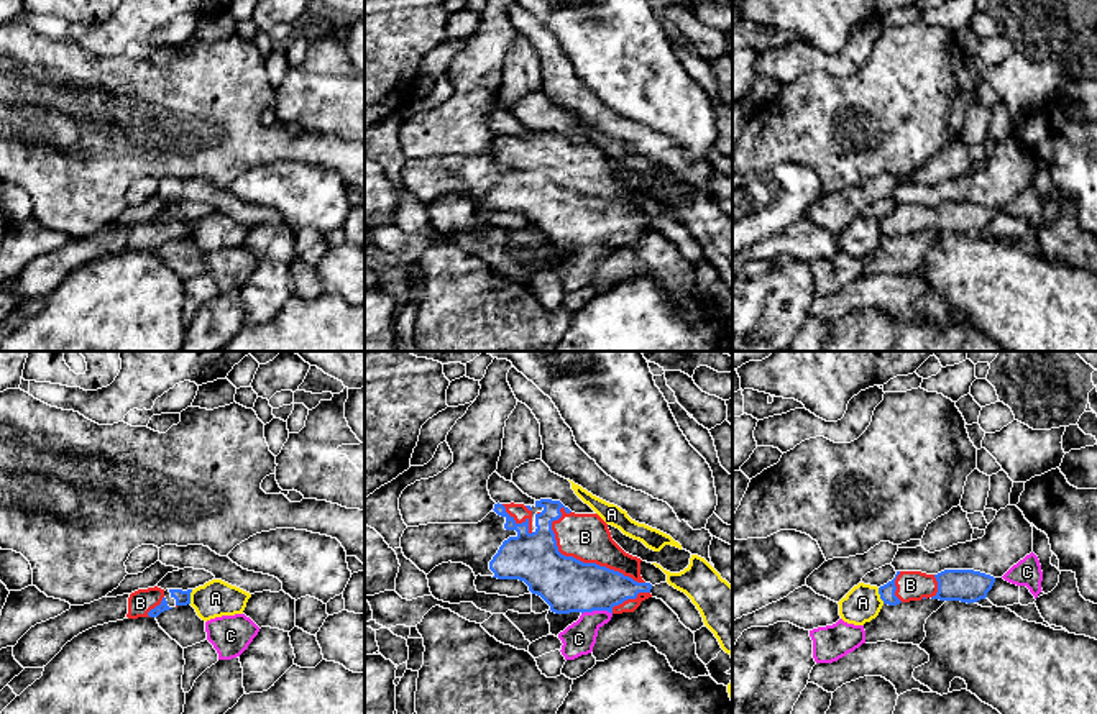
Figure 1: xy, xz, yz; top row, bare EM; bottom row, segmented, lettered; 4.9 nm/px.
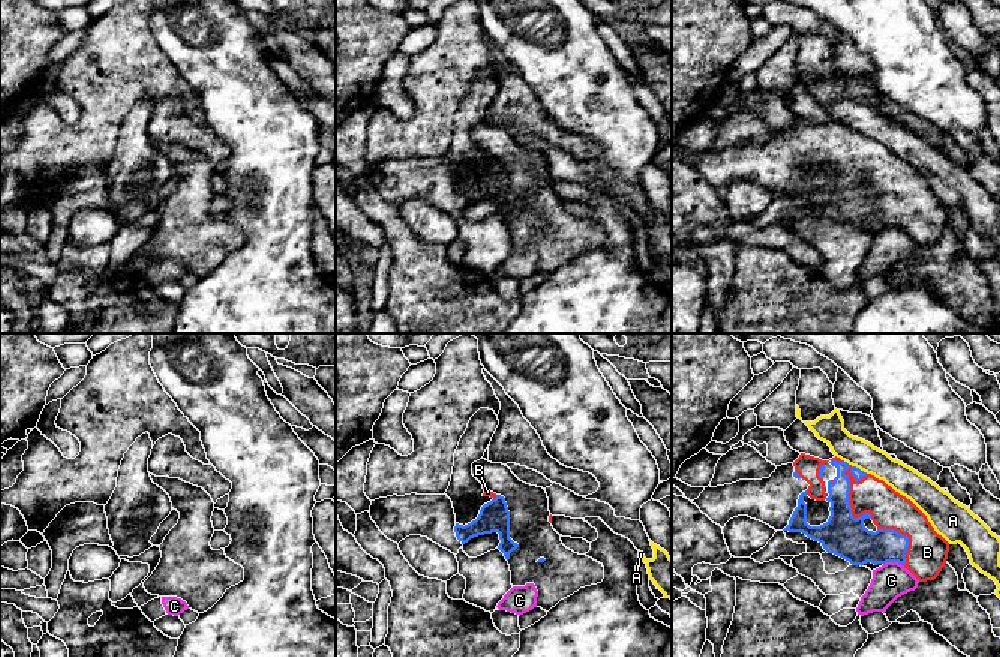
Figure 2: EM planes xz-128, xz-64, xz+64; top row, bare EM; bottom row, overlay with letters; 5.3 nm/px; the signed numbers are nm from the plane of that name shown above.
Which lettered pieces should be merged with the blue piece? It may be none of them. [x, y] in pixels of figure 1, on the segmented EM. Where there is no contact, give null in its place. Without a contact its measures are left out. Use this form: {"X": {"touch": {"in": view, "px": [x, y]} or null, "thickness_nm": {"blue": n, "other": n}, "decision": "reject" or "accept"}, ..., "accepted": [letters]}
{"A": {"touch": {"in": "yz", "px": [881, 596]}, "thickness_nm": {"blue": 80, "other": 180}, "decision": "reject"}, "B": {"touch": {"in": "xz", "px": [578, 560]}, "thickness_nm": {"blue": 280, "other": 220}, "decision": "accept"}, "C": {"touch": {"in": "xz", "px": [596, 609]}, "thickness_nm": {"blue": 280, "other": 160}, "decision": "reject"}, "accepted": ["B"]}

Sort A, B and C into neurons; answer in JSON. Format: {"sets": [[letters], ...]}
{"sets": [["A"], ["B"], ["C"]]}

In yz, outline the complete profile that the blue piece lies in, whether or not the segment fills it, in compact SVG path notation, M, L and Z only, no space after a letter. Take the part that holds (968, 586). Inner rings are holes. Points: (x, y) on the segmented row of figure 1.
M944 570L938 574L897 571L895 578L879 588L884 604L939 599L977 602L987 597L995 578L974 570Z

